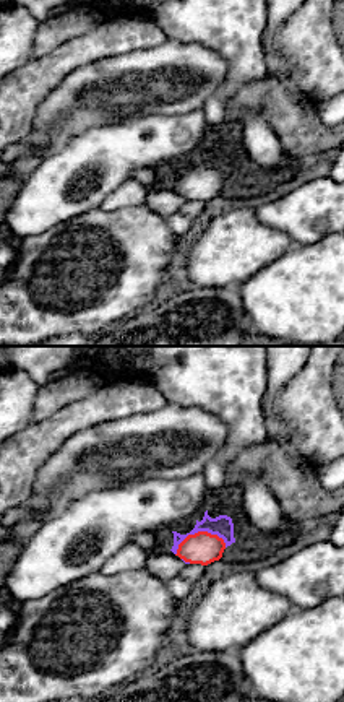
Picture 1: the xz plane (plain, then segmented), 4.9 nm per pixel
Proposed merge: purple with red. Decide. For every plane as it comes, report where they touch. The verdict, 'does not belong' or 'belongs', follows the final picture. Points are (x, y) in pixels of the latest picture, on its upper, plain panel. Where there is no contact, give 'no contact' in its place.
meets purple at (197, 168)

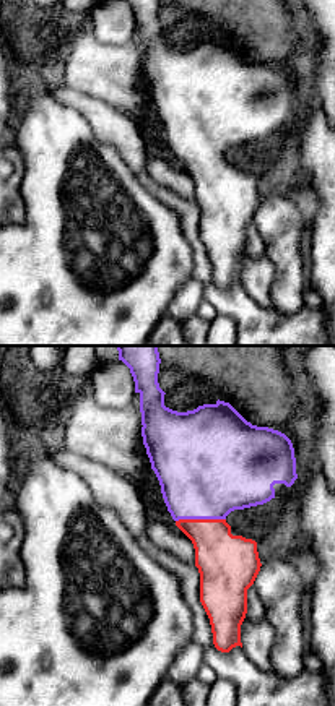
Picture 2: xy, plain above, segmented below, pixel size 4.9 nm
meets purple at (200, 154)

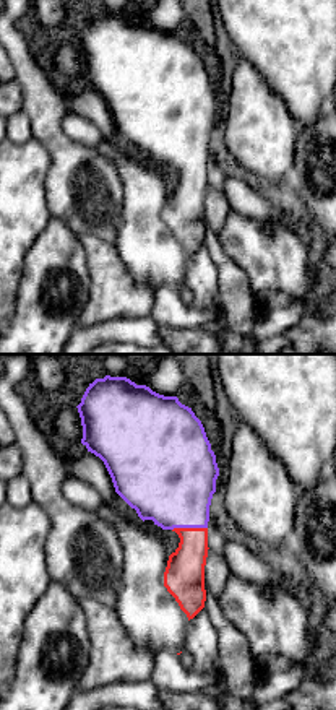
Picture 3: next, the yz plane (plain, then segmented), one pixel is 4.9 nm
meets purple at (189, 163)

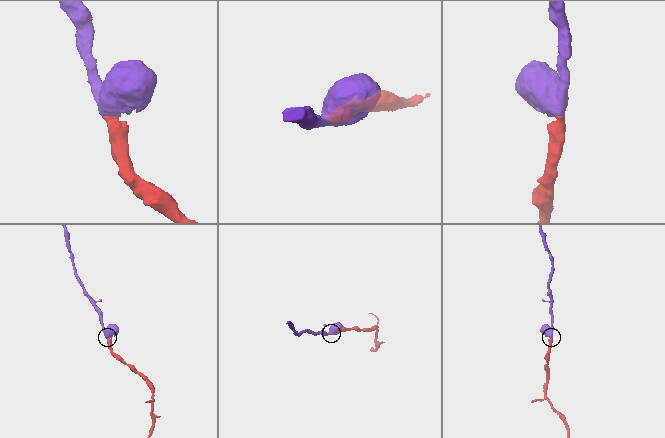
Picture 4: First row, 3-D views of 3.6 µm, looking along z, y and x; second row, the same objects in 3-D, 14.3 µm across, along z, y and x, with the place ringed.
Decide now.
belongs

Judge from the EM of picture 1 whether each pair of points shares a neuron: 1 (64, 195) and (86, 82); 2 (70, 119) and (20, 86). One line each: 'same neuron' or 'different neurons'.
1: different neurons
2: different neurons

